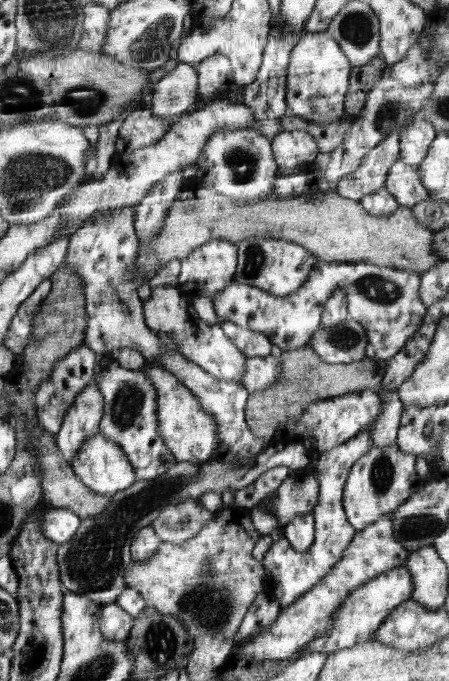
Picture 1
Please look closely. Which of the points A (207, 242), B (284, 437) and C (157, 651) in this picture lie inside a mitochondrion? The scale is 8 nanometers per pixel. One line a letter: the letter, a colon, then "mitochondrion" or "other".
A: other
B: other
C: mitochondrion

